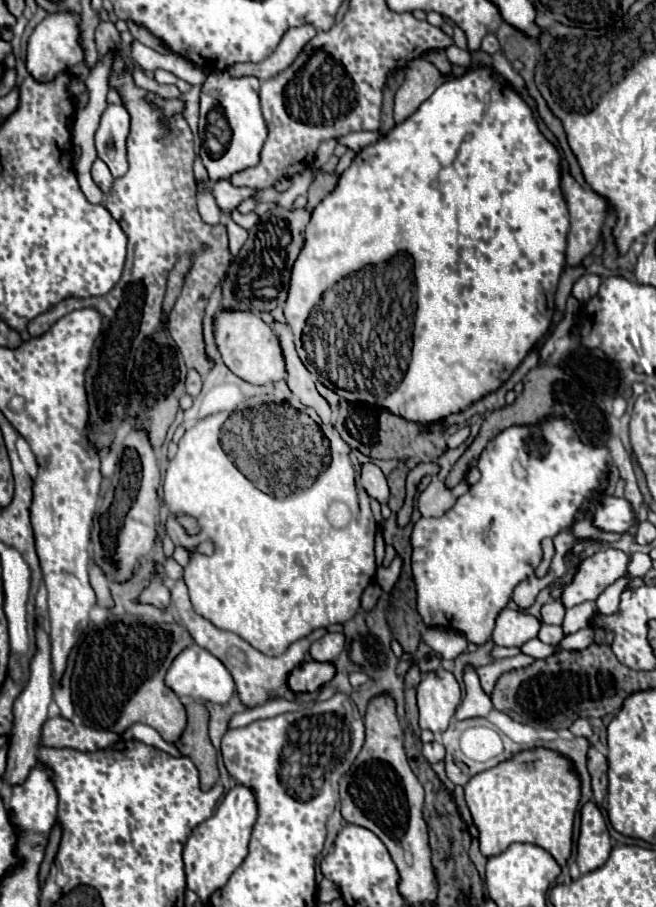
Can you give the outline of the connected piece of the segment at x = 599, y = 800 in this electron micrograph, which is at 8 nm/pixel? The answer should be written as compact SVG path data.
M591 747L587 753L587 765L593 781L593 801L597 807L601 807L607 795L607 757L603 757L595 747Z

